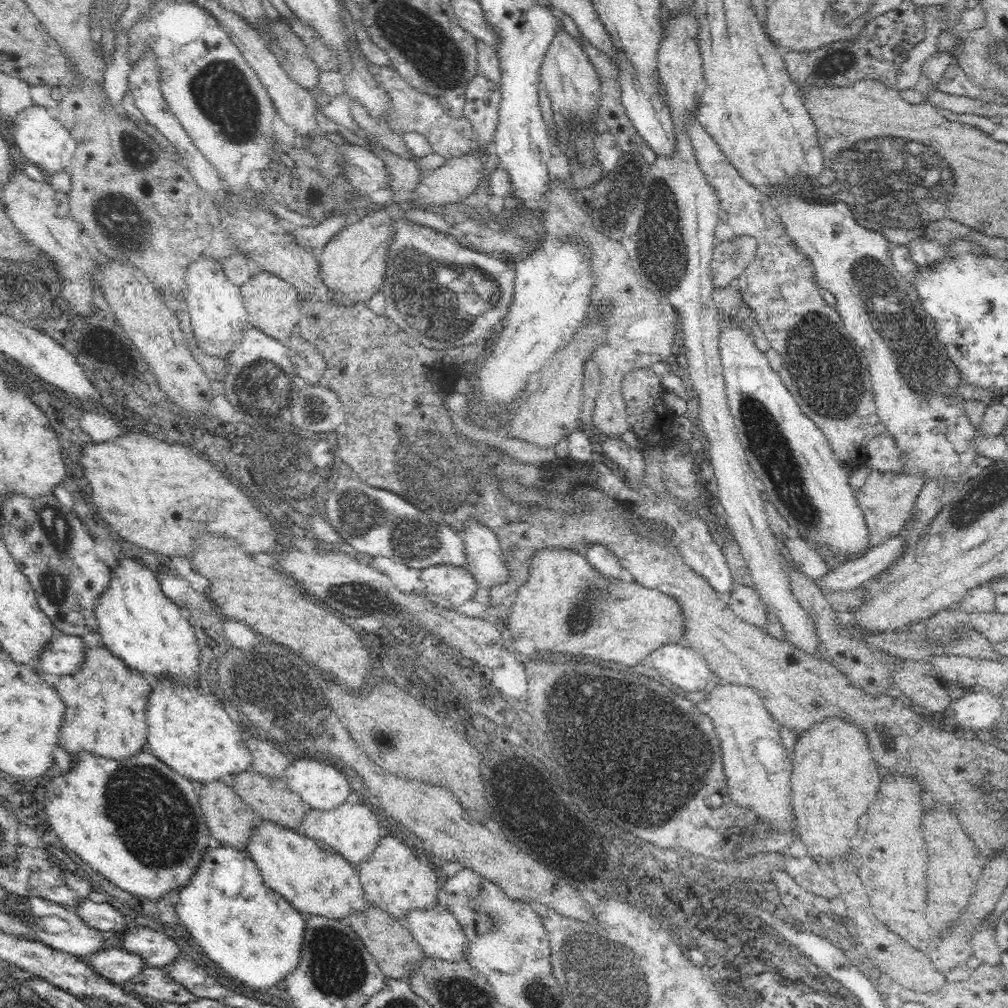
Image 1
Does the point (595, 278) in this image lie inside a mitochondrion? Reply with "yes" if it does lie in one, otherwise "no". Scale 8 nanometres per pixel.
no

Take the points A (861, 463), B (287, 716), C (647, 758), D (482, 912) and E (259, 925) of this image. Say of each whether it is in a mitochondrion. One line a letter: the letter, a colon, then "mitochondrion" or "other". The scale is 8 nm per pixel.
A: other
B: mitochondrion
C: mitochondrion
D: mitochondrion
E: mitochondrion

